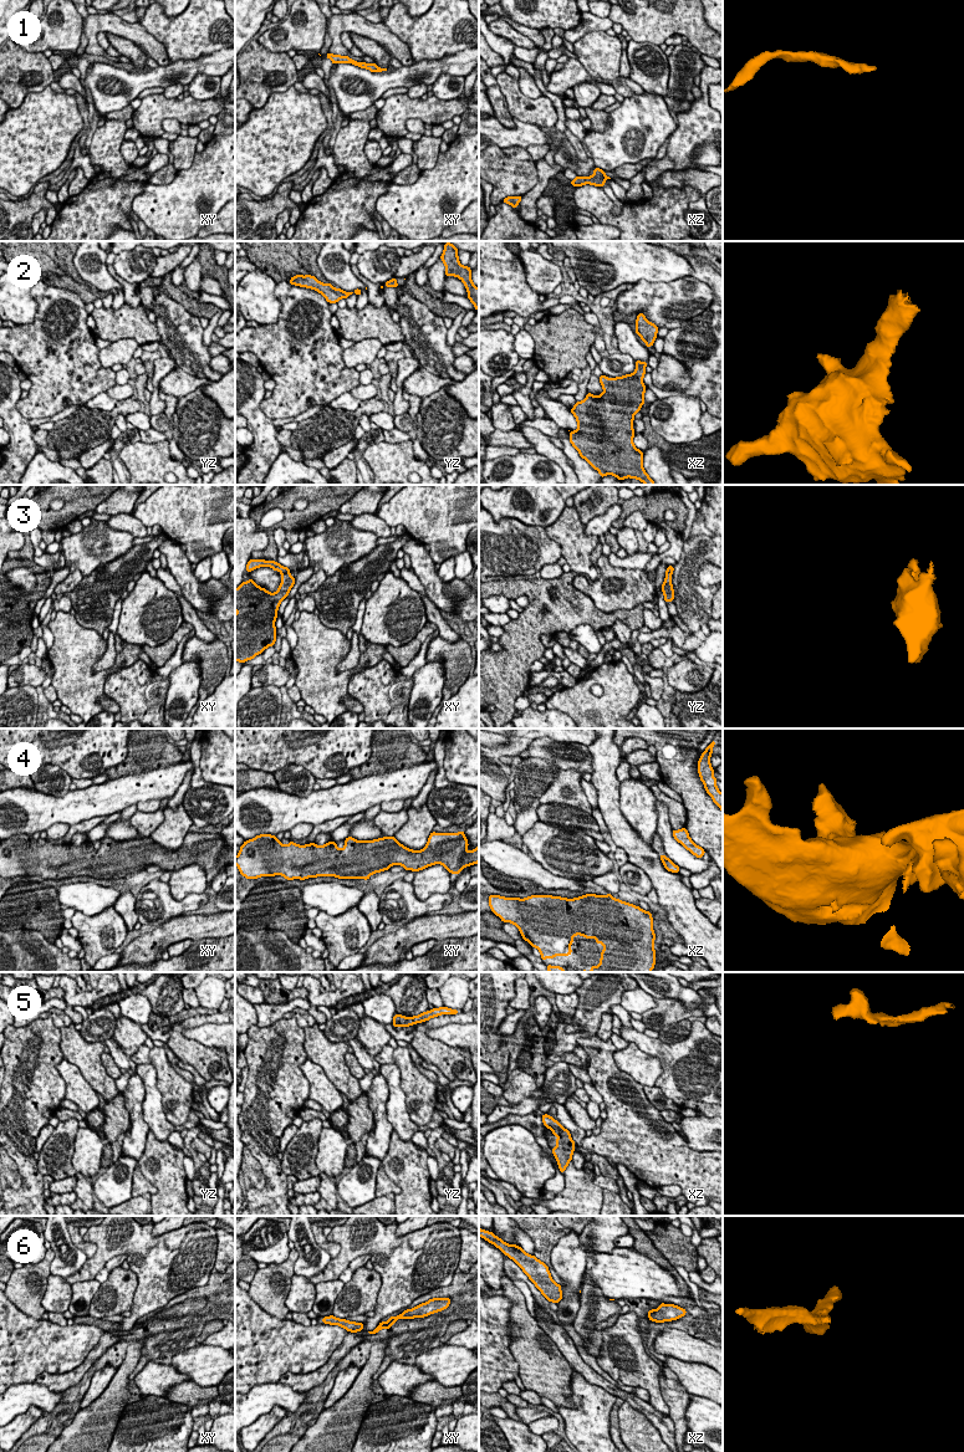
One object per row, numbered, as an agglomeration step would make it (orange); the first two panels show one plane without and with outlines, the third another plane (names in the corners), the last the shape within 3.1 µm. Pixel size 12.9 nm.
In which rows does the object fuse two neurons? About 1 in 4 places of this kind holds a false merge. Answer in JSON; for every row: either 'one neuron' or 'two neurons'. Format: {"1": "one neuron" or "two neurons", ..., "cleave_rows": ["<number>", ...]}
{"1": "one neuron", "2": "one neuron", "3": "one neuron", "4": "one neuron", "5": "one neuron", "6": "one neuron", "cleave_rows": []}

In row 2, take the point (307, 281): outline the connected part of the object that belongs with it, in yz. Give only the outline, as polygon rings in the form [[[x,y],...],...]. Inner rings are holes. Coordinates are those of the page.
[[[296,275],[292,276],[290,282],[291,285],[312,288],[321,293],[328,303],[337,303],[341,298],[347,298],[353,292],[359,296],[362,291],[359,288],[356,288],[353,292],[345,292],[341,288],[335,288],[331,283],[322,283],[320,282],[315,276],[311,275]]]

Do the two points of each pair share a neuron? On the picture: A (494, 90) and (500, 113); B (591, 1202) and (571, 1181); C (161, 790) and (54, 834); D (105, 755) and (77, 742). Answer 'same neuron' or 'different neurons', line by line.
A: same neuron
B: same neuron
C: different neurons
D: same neuron

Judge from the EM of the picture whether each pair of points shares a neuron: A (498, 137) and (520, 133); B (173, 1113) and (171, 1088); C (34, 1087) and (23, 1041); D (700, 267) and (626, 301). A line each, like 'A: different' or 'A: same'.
A: same
B: same
C: same
D: different

